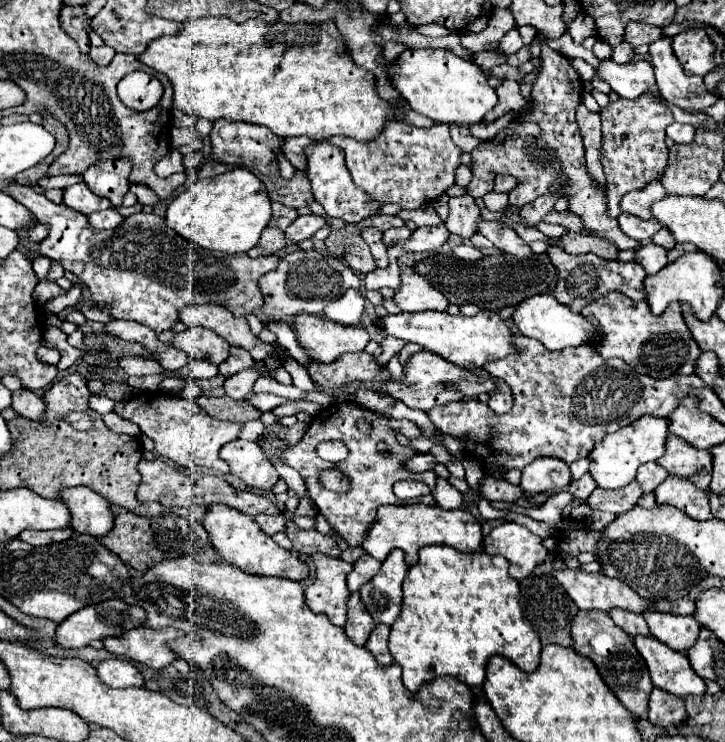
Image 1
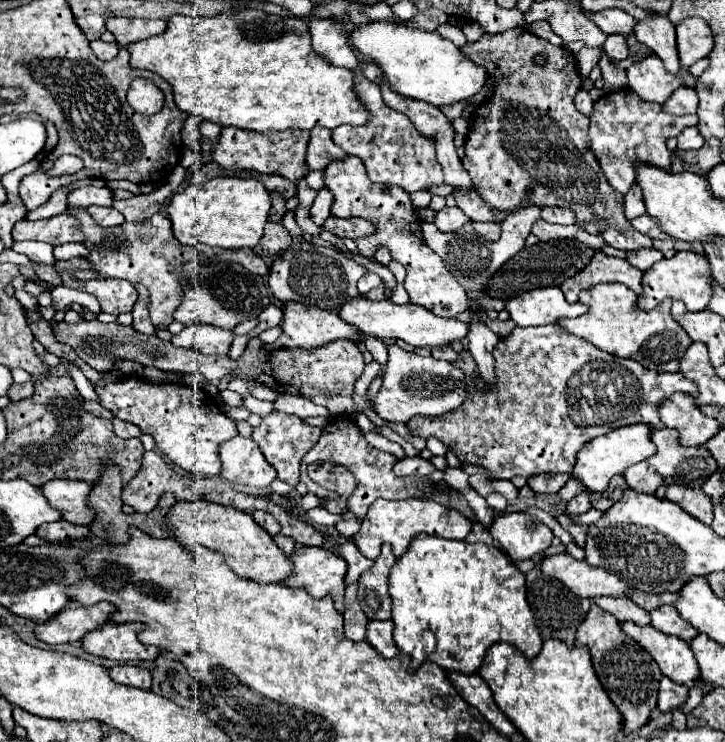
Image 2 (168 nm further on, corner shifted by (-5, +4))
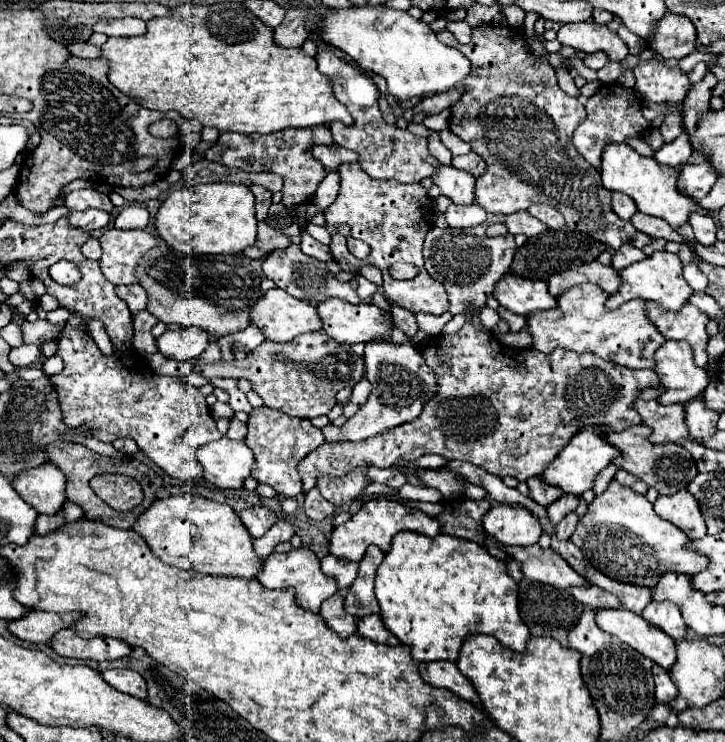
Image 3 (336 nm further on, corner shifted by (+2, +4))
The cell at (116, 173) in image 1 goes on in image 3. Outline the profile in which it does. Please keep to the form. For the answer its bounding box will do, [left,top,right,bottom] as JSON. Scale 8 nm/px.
[114,206,148,230]

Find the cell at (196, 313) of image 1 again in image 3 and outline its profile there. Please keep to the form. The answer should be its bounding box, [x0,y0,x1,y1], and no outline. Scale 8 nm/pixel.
[138,244,260,338]

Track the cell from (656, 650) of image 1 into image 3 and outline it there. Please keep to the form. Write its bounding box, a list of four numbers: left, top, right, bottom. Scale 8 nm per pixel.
[596,608,676,670]

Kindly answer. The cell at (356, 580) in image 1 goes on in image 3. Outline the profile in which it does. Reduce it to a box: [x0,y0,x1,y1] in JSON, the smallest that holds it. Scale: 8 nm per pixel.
[322,554,358,588]

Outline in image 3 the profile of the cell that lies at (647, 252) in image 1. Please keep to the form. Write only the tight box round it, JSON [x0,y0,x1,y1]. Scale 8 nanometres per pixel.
[612,244,646,270]

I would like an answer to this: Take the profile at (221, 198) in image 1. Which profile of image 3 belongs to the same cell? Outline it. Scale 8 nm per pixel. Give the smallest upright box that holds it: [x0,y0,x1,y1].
[156,182,256,254]

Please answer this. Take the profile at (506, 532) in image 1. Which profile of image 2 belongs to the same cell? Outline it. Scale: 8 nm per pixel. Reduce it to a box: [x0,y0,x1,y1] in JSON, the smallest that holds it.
[489,512,553,562]

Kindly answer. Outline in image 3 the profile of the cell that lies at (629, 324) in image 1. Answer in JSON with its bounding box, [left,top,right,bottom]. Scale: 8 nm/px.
[526,284,666,368]

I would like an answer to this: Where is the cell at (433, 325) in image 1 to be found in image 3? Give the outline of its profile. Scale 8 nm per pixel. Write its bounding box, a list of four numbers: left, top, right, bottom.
[318,298,394,344]

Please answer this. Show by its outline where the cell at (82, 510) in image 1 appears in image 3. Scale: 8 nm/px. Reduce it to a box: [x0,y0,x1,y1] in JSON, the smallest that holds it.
[12,464,66,514]

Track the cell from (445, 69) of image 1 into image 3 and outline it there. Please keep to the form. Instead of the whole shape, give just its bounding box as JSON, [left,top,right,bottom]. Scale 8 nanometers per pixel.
[320,6,470,102]

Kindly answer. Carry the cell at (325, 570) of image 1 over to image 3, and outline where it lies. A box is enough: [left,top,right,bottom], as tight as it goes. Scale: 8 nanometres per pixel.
[258,548,338,612]

